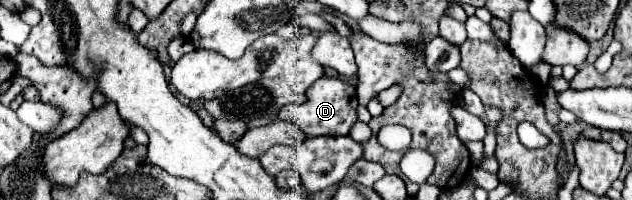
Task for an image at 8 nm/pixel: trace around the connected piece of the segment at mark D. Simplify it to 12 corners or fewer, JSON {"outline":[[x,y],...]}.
{"outline":[[321,76],[303,104],[279,120],[307,138],[347,136],[357,122],[357,94]]}

